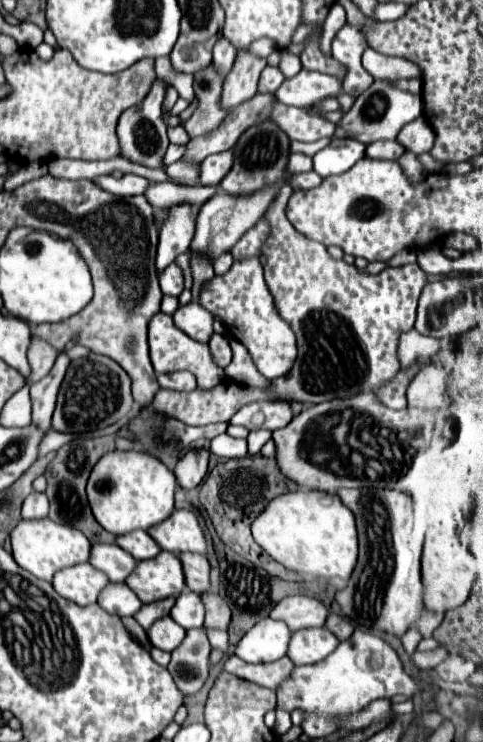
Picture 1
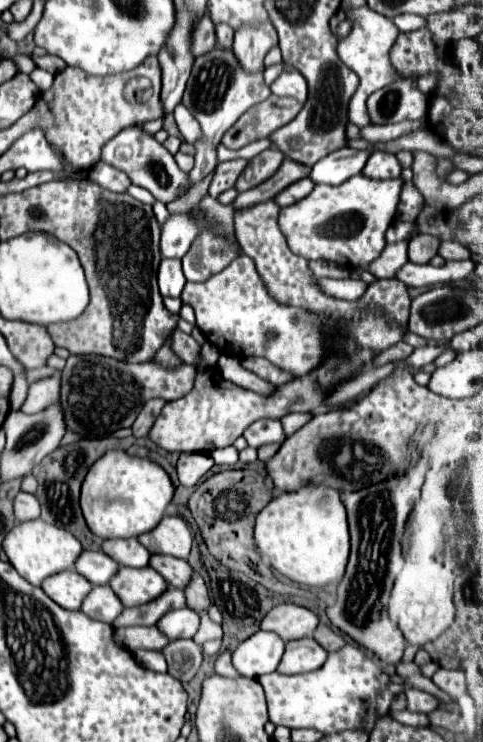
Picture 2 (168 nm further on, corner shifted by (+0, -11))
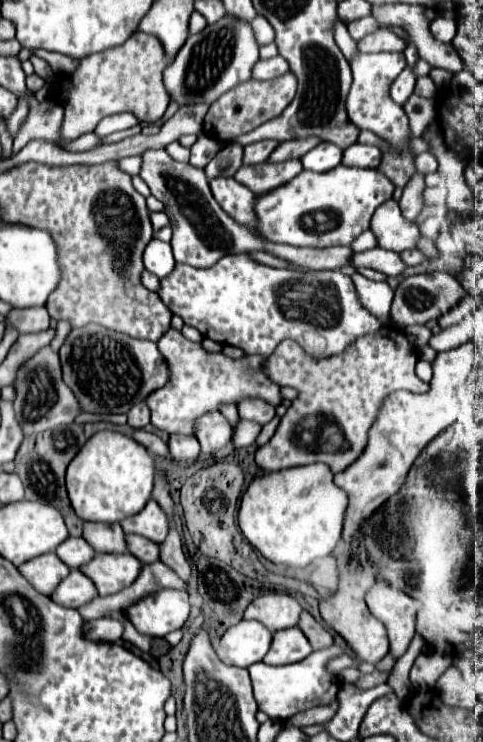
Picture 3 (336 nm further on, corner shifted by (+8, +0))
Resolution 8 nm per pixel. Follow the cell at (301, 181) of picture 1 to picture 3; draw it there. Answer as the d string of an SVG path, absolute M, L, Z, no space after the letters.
M283 161L281 165L243 165L235 173L235 181L249 187L257 197L265 195L285 183L289 183L293 177L297 177L303 171L301 161Z

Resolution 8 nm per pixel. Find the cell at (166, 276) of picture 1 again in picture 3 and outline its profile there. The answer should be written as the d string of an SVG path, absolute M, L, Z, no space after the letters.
M153 239L153 241L145 247L143 263L145 263L145 269L147 269L149 273L157 275L159 279L165 279L165 277L173 271L173 267L175 267L175 259L173 259L171 245Z

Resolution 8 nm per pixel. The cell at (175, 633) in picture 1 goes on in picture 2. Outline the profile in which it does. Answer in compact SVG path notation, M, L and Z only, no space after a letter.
M145 626L117 628L113 636L115 636L117 644L125 646L129 652L135 652L139 648L143 648L143 650L161 650L169 644L165 634L161 634L157 628L145 628Z

